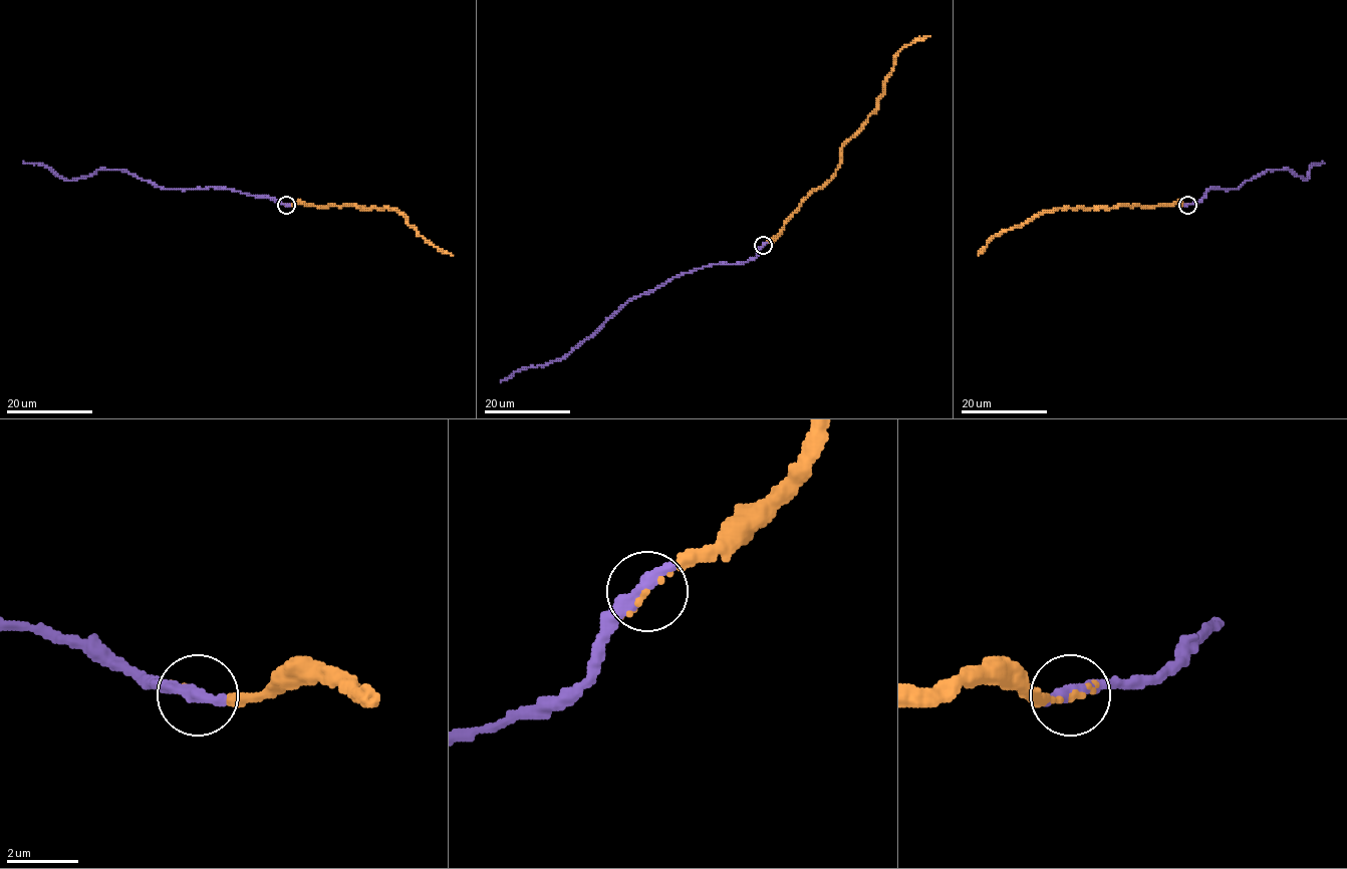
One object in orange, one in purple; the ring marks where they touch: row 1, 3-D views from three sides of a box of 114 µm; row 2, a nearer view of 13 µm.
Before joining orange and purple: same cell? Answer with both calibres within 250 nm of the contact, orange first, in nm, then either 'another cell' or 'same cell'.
150/480 nm | same cell

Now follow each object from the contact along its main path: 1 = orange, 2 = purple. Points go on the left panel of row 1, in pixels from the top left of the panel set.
1: (286, 204), (395, 209), (428, 242), (453, 255)
2: (286, 204), (228, 188), (165, 189), (124, 170), (96, 169), (84, 177), (61, 179), (43, 165), (22, 162)

